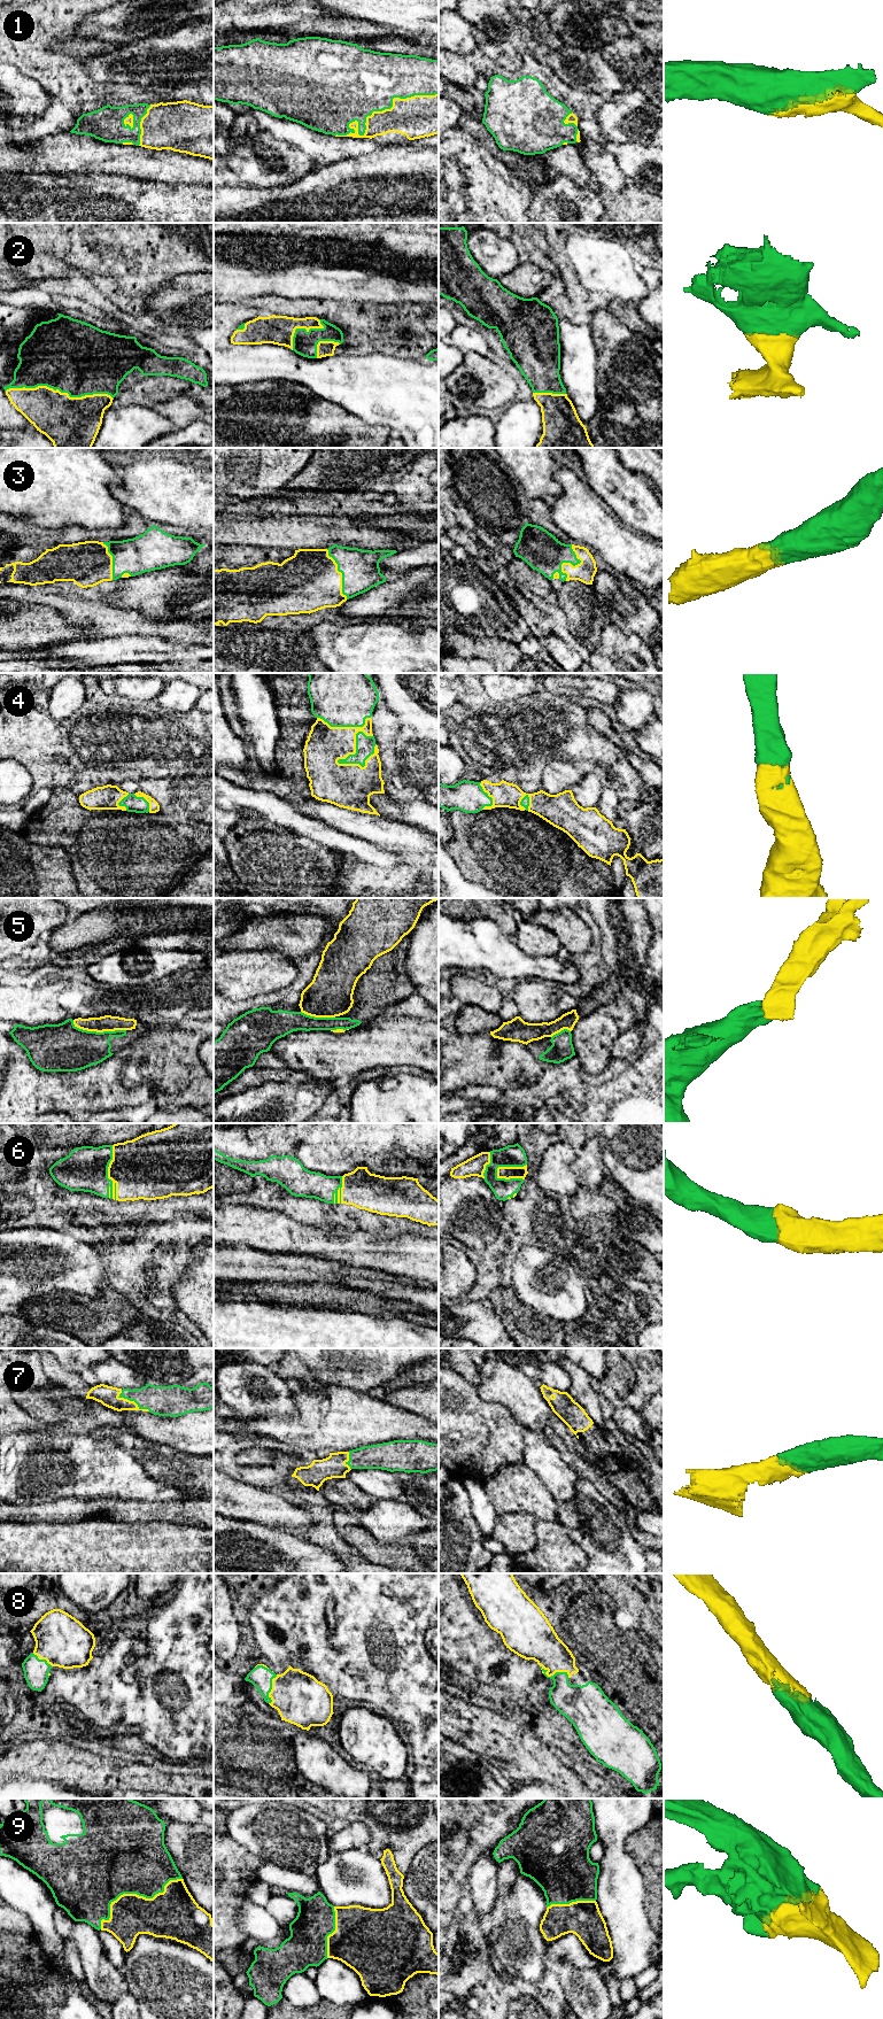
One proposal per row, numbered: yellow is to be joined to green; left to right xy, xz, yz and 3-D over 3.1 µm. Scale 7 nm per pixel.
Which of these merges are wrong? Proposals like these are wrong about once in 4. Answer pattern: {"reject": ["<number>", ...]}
{"reject": ["5"]}

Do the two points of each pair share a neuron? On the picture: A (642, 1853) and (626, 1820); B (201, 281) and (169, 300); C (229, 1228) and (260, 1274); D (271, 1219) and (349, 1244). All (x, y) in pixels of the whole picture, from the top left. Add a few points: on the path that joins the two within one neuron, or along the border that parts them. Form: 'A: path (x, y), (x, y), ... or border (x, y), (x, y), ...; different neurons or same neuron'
A: border (651, 1817), (625, 1841), (625, 1850), (633, 1861); different neurons
B: path (193, 289), (183, 300), (177, 300); same neuron
C: border (225, 1245), (248, 1245), (266, 1251); different neurons
D: path (291, 1237), (330, 1243); same neuron

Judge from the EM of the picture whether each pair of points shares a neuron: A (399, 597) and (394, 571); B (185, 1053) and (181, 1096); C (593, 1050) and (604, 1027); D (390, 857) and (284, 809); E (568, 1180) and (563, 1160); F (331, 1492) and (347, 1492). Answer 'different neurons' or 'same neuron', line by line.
A: different neurons
B: same neuron
C: same neuron
D: same neuron
E: same neuron
F: same neuron

